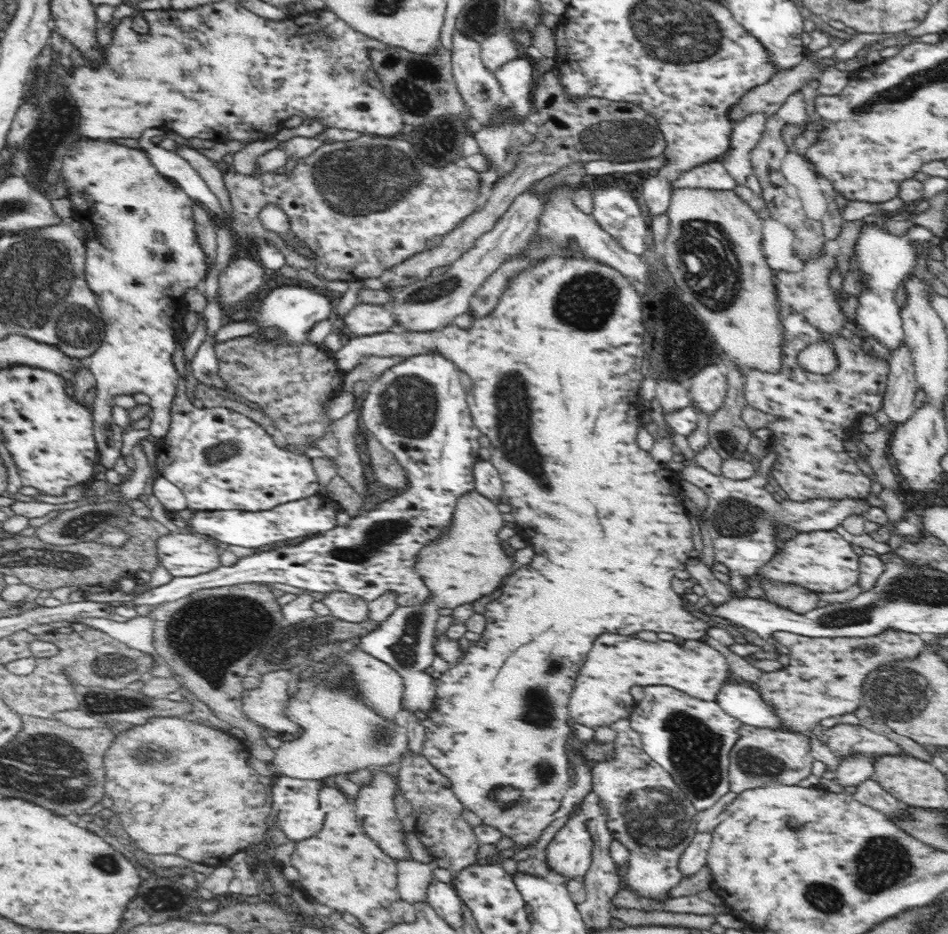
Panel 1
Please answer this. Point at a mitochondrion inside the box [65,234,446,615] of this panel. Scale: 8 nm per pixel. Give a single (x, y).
(409, 405)

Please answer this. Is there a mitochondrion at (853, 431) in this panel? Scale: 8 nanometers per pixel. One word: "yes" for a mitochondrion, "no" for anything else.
no

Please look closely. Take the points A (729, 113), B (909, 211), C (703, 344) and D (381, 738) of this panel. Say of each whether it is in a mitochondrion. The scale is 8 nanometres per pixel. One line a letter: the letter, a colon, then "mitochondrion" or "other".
A: other
B: other
C: mitochondrion
D: mitochondrion

